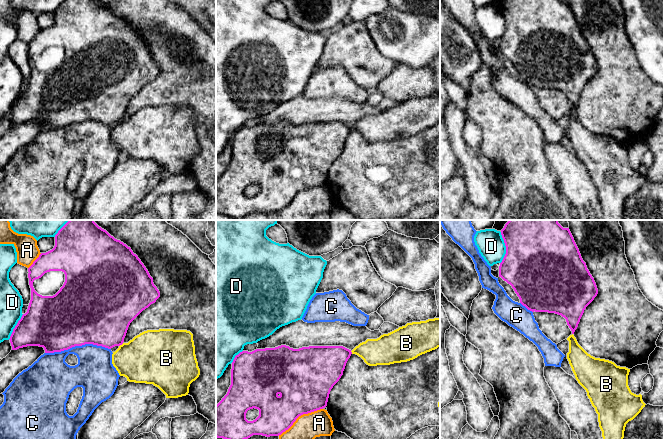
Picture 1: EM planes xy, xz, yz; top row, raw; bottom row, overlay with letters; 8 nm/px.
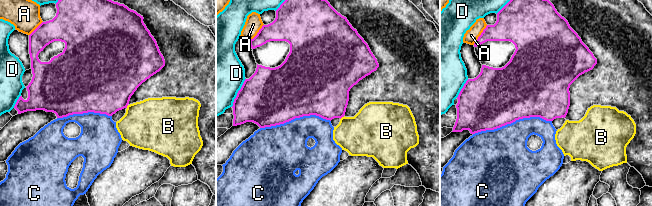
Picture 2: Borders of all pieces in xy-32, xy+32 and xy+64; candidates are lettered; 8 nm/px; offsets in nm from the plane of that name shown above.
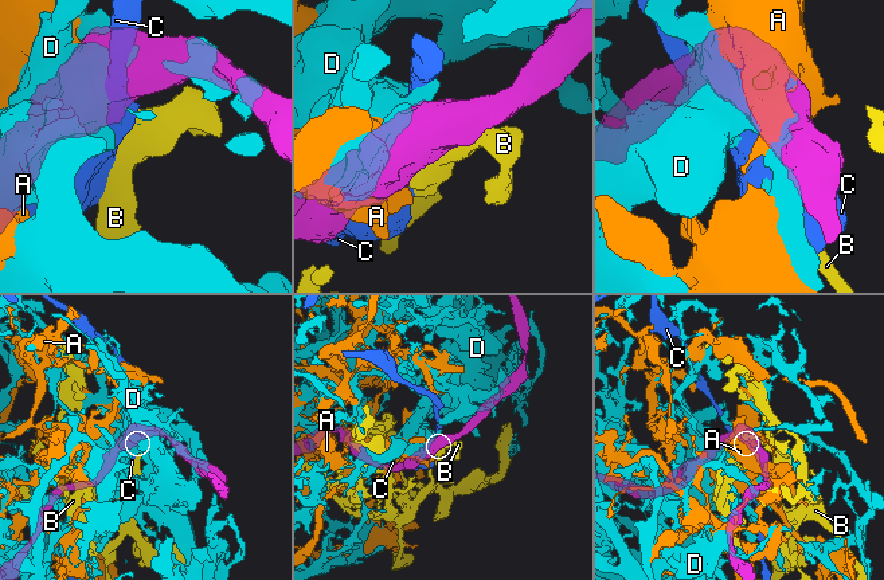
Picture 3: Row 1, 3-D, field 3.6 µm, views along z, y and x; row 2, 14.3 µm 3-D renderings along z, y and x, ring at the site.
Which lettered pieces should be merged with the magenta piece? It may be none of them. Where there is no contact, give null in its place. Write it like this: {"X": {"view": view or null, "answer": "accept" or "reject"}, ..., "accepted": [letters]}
{"A": {"view": "xz", "answer": "reject"}, "B": {"view": "xy", "answer": "reject"}, "C": {"view": "xy", "answer": "reject"}, "D": {"view": "yz", "answer": "reject"}, "accepted": []}

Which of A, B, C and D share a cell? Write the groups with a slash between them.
A / B / C / D

